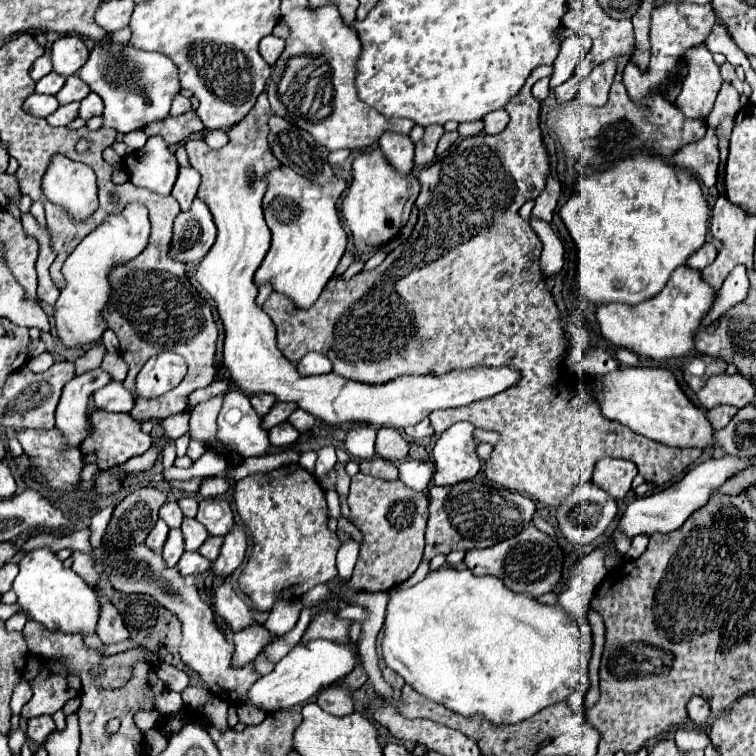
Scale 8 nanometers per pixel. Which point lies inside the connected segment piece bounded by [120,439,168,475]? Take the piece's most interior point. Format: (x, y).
(144, 462)

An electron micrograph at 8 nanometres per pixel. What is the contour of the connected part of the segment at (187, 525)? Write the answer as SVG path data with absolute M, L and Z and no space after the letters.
M186 517L180 529L184 533L184 549L186 551L198 551L198 547L208 539L208 531L196 519Z

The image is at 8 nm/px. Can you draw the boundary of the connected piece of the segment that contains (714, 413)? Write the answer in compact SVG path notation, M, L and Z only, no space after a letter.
M720 405L720 407L708 409L708 411L706 411L706 417L708 417L708 421L710 421L710 425L712 425L714 429L724 429L724 427L730 423L730 419L736 415L736 411L738 411L738 409L730 407L730 405Z

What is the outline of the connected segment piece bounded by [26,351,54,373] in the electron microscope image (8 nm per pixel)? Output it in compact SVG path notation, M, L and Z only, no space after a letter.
M46 351L46 353L42 353L42 355L34 357L34 359L30 359L30 361L26 363L26 367L28 367L28 369L32 369L34 373L40 373L40 371L48 369L52 363L54 363L54 359L52 359L52 355Z

